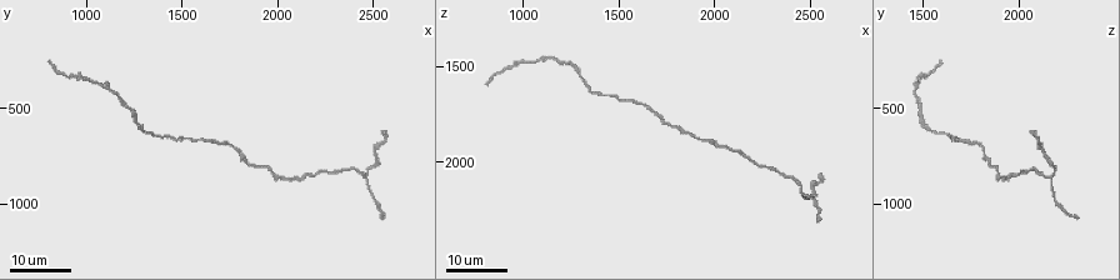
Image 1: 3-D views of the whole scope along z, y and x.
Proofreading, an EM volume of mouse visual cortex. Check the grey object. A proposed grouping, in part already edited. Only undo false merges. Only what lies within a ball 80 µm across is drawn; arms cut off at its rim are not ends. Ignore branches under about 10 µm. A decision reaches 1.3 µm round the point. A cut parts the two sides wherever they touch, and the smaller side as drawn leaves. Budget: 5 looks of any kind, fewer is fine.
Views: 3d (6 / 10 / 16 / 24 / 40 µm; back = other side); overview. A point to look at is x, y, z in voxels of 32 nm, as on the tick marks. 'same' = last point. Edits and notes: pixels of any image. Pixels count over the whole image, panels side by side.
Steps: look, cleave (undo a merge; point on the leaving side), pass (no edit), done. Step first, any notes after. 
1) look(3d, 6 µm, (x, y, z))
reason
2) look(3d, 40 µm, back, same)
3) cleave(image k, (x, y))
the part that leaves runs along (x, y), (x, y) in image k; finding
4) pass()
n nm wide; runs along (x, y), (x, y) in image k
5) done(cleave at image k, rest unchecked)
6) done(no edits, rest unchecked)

look(3d, 24 µm, (2180, 850, 1970))
calibre changes

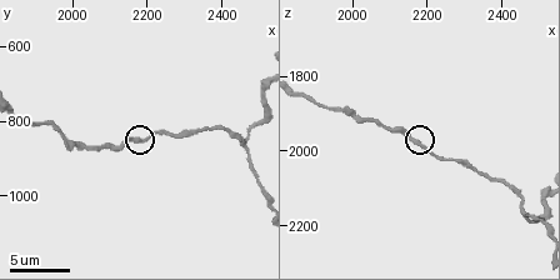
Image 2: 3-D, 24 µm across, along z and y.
look(3d, 6 µm, (2170, 860, 1970))

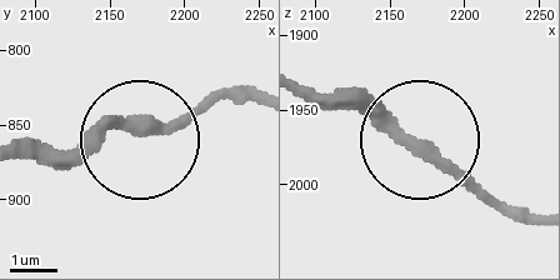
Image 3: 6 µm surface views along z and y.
pass()
runs along (29, 149), (76, 149), (113, 129), (160, 136), (228, 100) in image 3; all the same neuron

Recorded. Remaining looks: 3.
look(3d, 16 µm, (1590, 670, 1700))
calibre changes

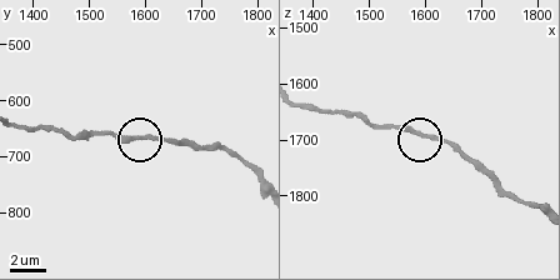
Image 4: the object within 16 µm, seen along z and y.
look(3d, 10 µm, (1590, 665, 1695))
closer look

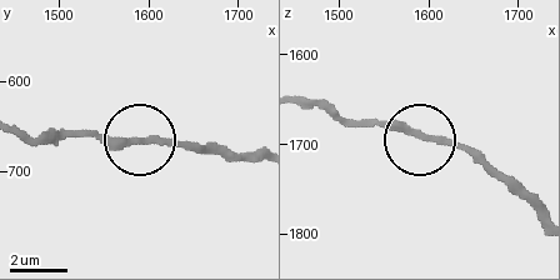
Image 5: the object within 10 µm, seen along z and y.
pass()
230 nm wide; runs along (256, 155), (206, 155), (163, 140), (58, 133) in image 5; continuous, no second neuron

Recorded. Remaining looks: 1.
done(no edits, rest unchecked)

